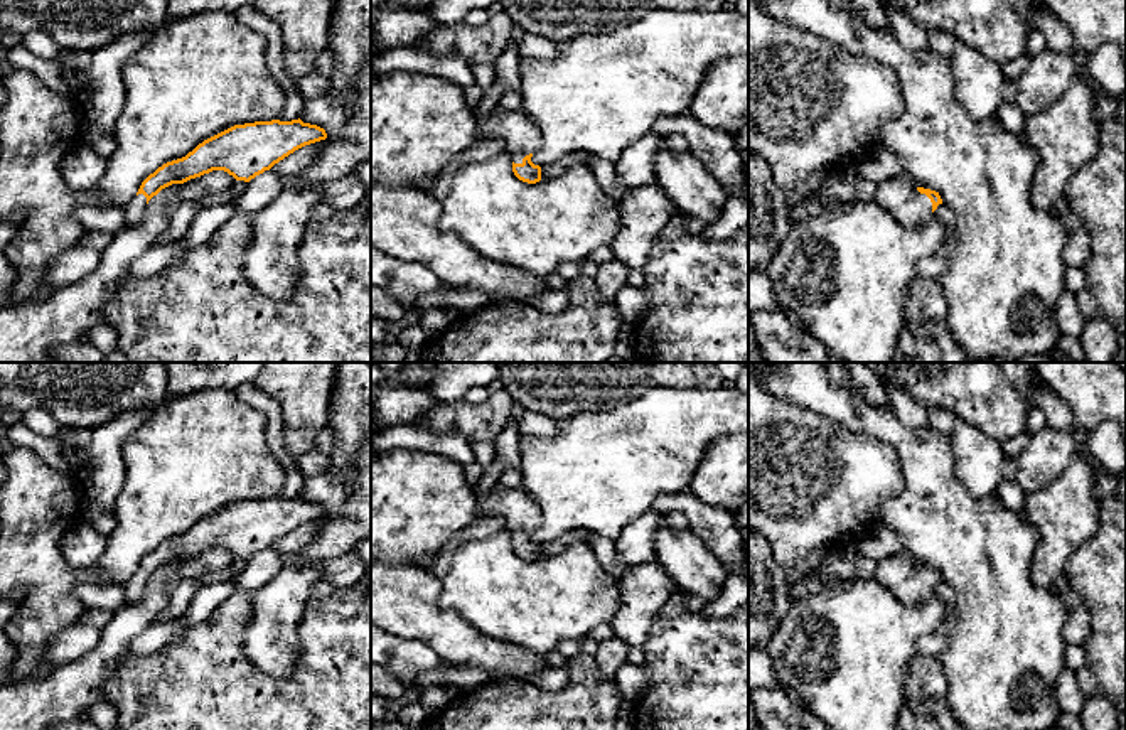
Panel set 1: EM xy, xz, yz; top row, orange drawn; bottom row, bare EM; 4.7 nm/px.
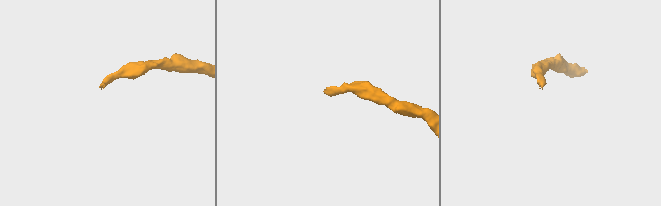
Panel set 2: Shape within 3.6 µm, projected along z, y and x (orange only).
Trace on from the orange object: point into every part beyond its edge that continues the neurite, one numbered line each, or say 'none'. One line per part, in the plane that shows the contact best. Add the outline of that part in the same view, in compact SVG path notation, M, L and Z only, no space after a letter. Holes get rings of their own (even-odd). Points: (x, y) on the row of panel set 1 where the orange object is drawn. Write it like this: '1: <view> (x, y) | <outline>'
1: yz (899, 196) | M905 174L878 184L875 202L905 228L920 226L934 214L930 199Z

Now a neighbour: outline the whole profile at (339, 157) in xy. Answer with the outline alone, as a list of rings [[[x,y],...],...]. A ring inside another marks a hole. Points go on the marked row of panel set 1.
[[[371,56],[357,76],[357,101],[347,123],[337,137],[324,140],[317,158],[300,175],[319,187],[354,174],[366,160],[371,160]]]

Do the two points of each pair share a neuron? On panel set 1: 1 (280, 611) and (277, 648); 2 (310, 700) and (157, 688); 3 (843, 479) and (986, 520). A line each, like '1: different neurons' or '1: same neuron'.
1: same neuron
2: same neuron
3: different neurons

